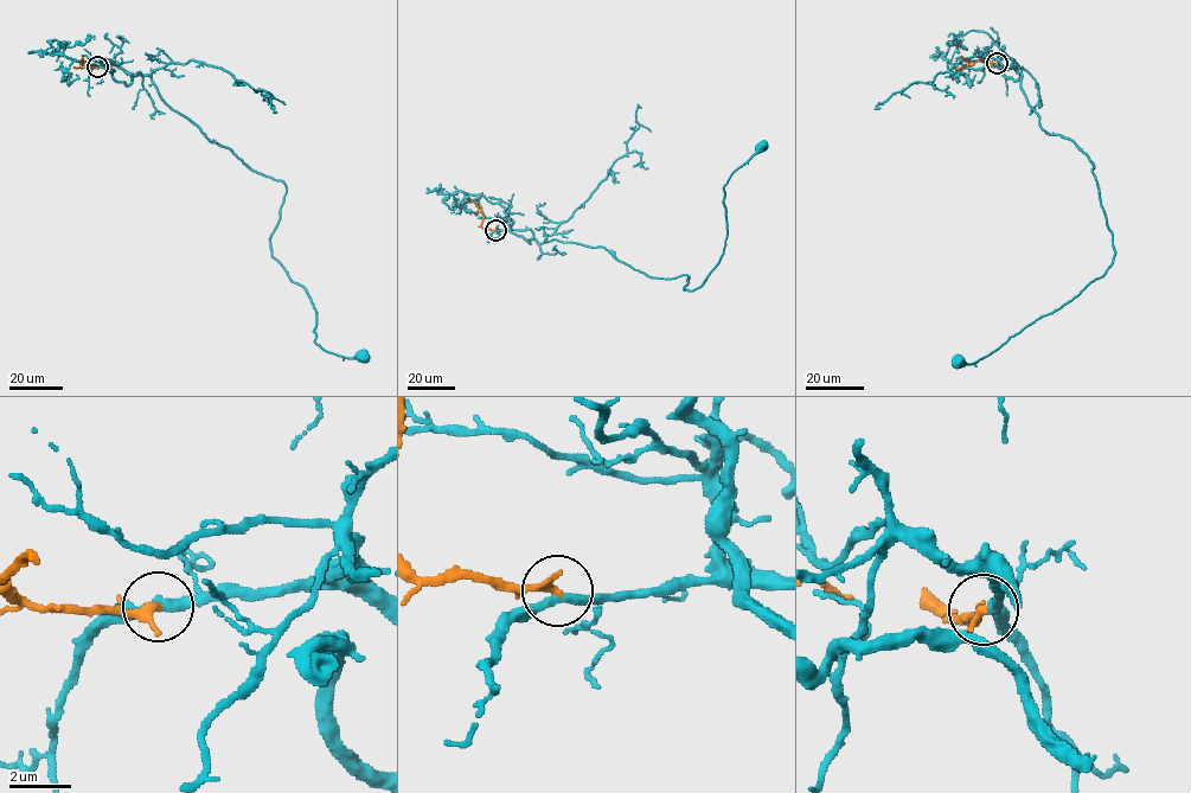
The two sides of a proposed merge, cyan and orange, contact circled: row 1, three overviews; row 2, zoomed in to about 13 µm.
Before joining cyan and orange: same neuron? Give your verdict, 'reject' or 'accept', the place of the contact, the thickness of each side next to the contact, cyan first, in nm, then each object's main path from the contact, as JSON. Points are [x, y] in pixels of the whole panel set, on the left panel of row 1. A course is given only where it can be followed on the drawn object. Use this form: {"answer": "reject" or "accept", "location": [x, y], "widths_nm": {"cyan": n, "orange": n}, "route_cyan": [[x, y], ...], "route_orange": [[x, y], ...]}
{"answer": "accept", "location": [97, 66], "widths_nm": {"cyan": 280, "orange": 300}, "route_cyan": [[97, 66], [148, 76], [211, 141], [283, 183], [271, 254], [309, 298], [314, 341], [338, 356], [362, 355]], "route_orange": [[97, 66], [82, 64], [87, 62], [83, 66], [72, 68]]}

